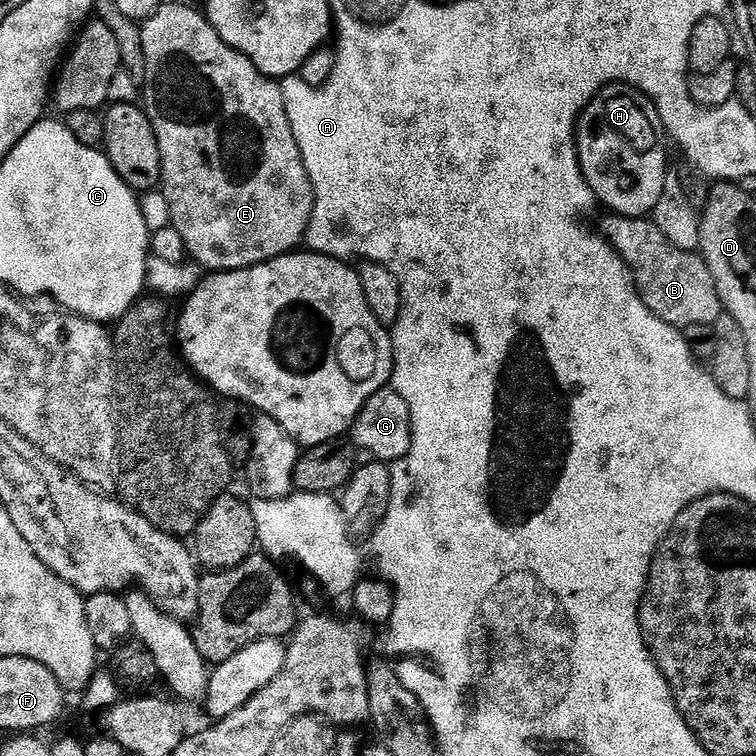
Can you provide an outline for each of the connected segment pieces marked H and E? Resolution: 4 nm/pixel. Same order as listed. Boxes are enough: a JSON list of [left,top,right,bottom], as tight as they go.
[[576,84,670,218],[140,2,316,273]]

